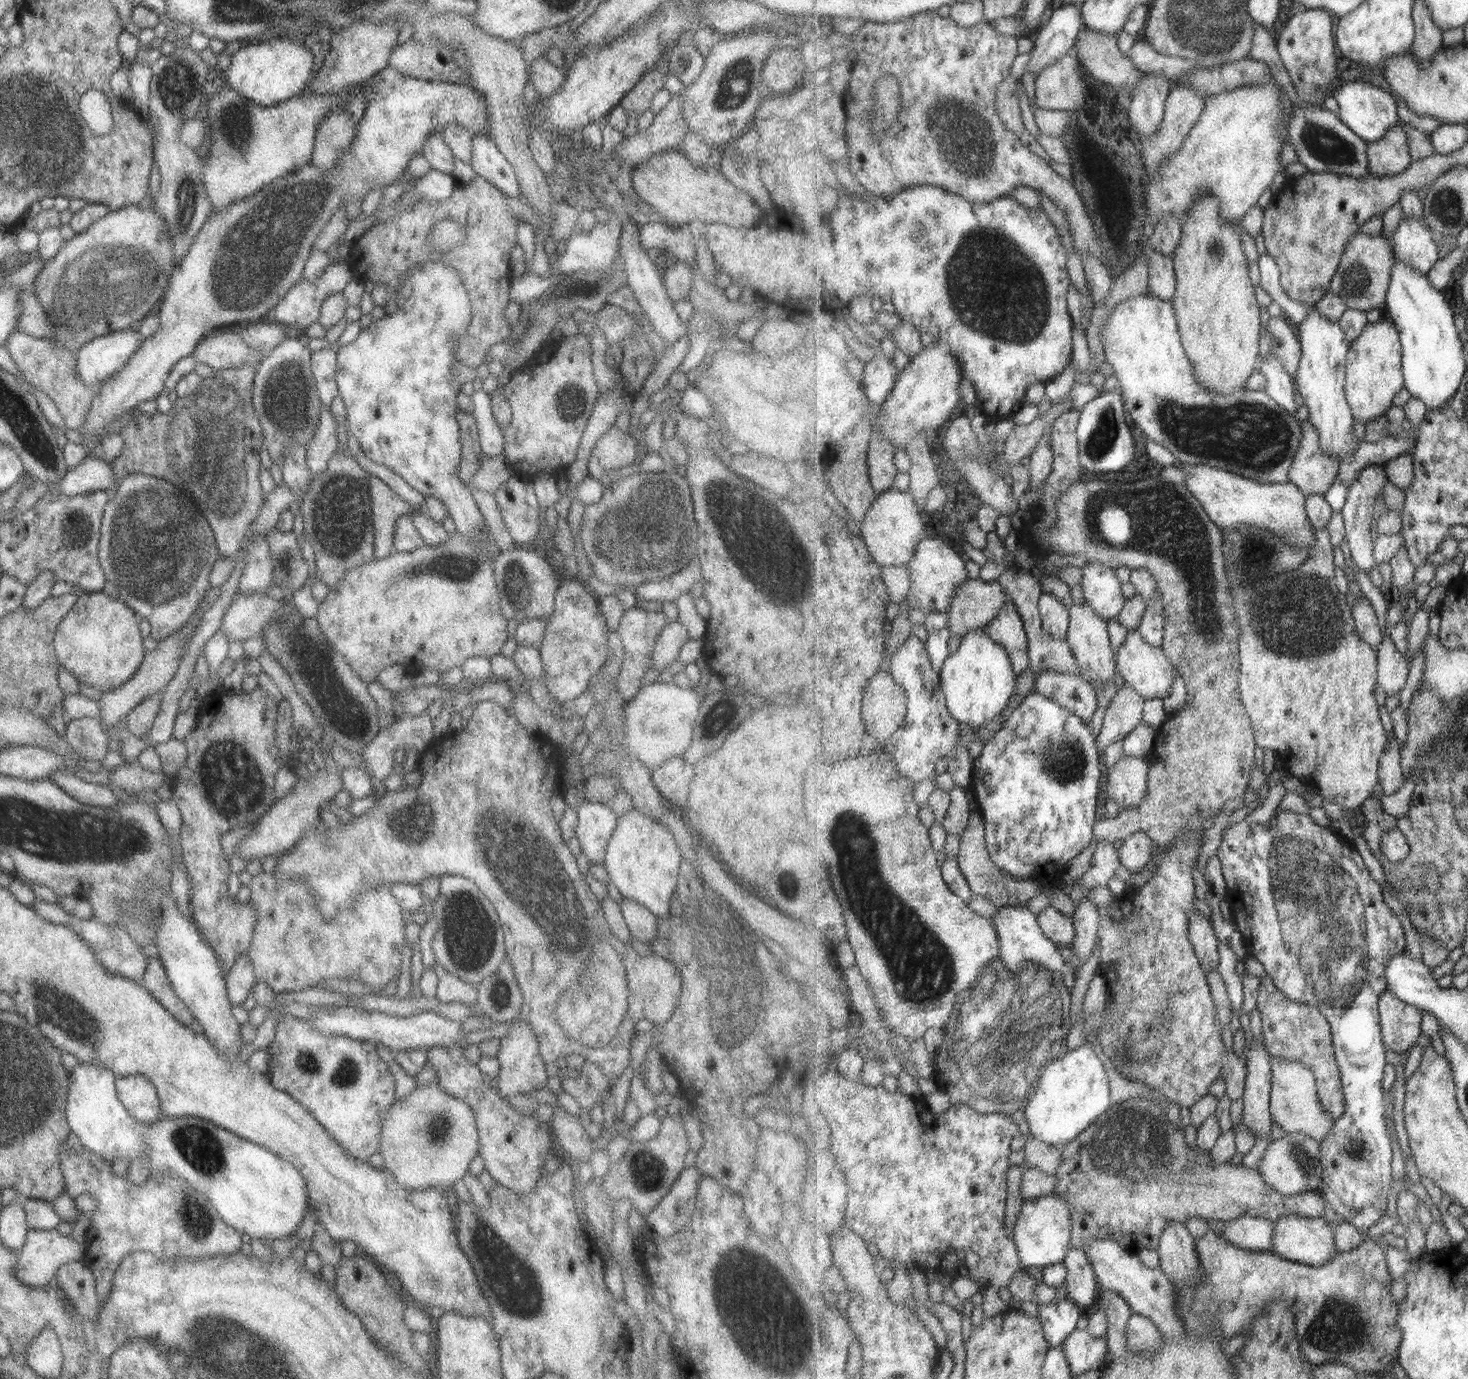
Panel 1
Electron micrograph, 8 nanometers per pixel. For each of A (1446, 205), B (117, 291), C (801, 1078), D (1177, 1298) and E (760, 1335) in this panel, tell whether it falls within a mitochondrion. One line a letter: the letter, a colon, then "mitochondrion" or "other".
A: mitochondrion
B: mitochondrion
C: other
D: other
E: mitochondrion

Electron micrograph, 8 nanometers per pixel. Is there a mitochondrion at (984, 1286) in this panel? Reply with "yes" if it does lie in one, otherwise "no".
no

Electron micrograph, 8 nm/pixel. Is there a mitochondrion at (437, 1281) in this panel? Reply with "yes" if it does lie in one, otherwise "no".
no

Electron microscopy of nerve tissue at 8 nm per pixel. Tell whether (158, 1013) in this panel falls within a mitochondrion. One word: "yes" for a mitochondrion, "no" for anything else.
no

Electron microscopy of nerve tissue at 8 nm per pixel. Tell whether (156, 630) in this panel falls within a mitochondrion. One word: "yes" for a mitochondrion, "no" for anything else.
no

